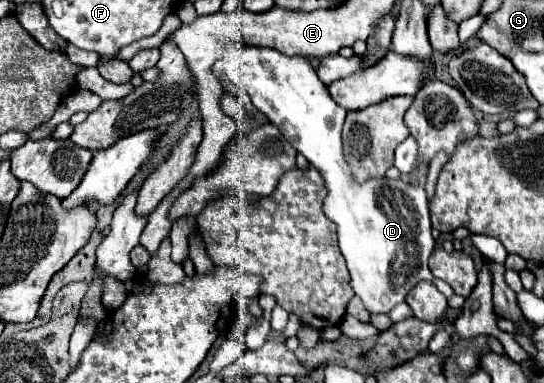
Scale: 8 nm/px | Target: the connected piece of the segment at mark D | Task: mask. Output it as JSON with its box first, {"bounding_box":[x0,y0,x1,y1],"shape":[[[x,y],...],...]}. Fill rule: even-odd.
{"bounding_box":[220,43,454,313],"shape":[[[240,43],[228,45],[220,61],[228,75],[240,75],[254,107],[266,113],[284,139],[324,177],[328,189],[324,213],[338,227],[340,251],[350,271],[350,285],[366,309],[370,313],[388,313],[394,305],[406,299],[416,283],[424,279],[432,279],[447,298],[454,295],[452,288],[432,277],[428,269],[428,257],[432,255],[436,241],[430,227],[424,179],[420,187],[388,177],[368,179],[364,183],[354,179],[342,149],[346,109],[332,99],[310,61],[306,57],[288,57],[270,47],[244,47]]]}

